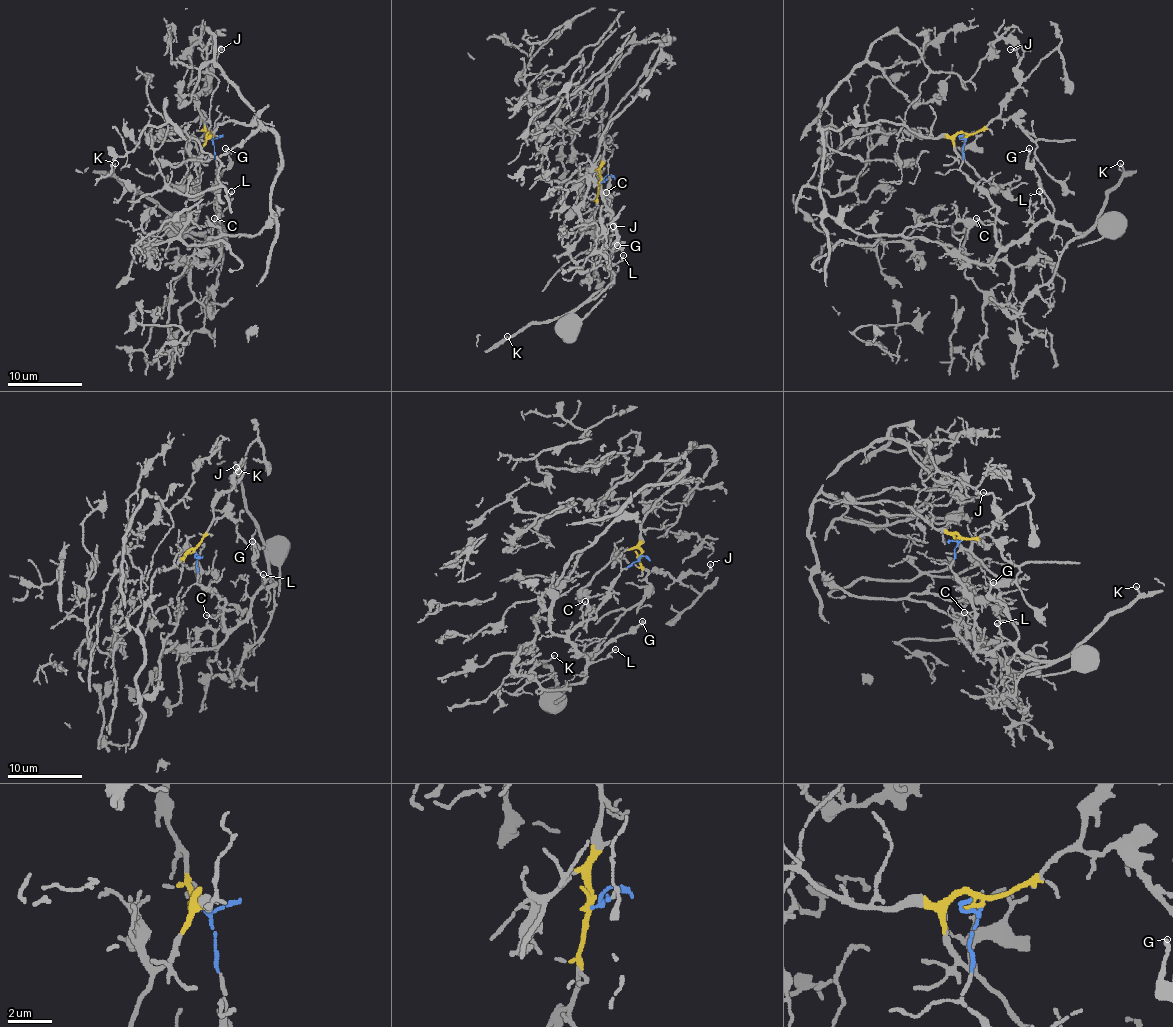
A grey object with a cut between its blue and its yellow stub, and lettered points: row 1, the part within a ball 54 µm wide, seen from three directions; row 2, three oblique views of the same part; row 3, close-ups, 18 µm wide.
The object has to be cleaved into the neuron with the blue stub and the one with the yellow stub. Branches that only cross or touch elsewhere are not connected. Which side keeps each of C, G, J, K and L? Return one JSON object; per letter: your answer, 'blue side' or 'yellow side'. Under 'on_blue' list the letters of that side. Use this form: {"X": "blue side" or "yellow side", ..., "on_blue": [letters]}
{"C": "blue side", "G": "blue side", "J": "yellow side", "K": "blue side", "L": "blue side", "on_blue": ["C", "G", "K", "L"]}

